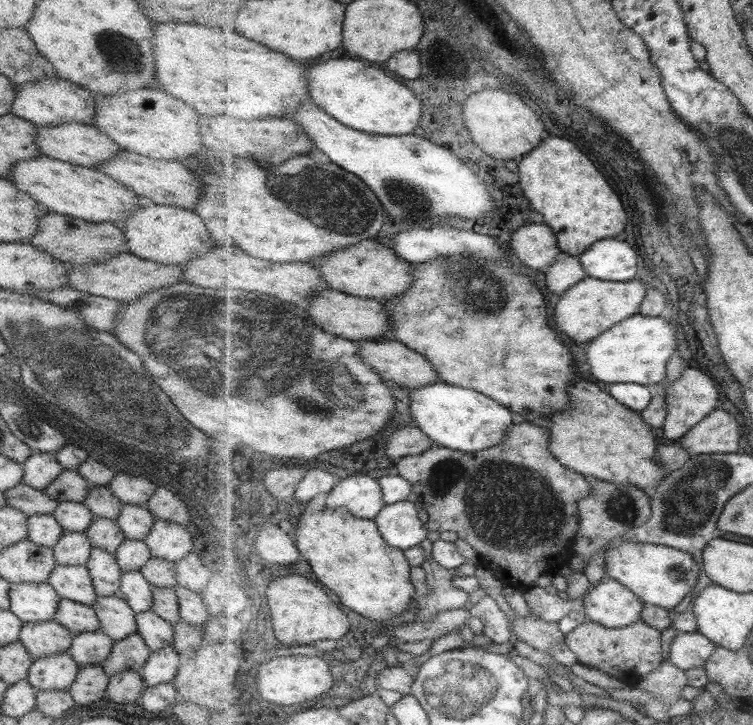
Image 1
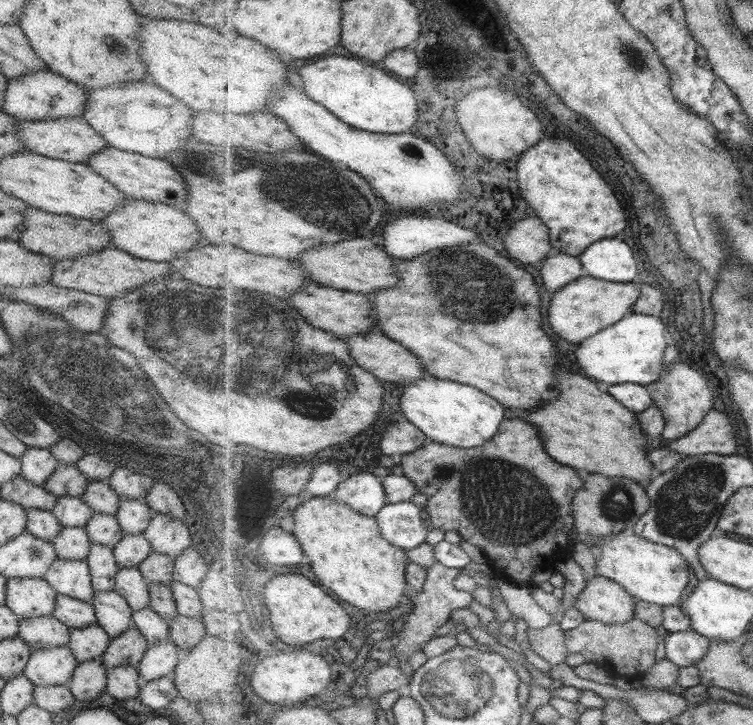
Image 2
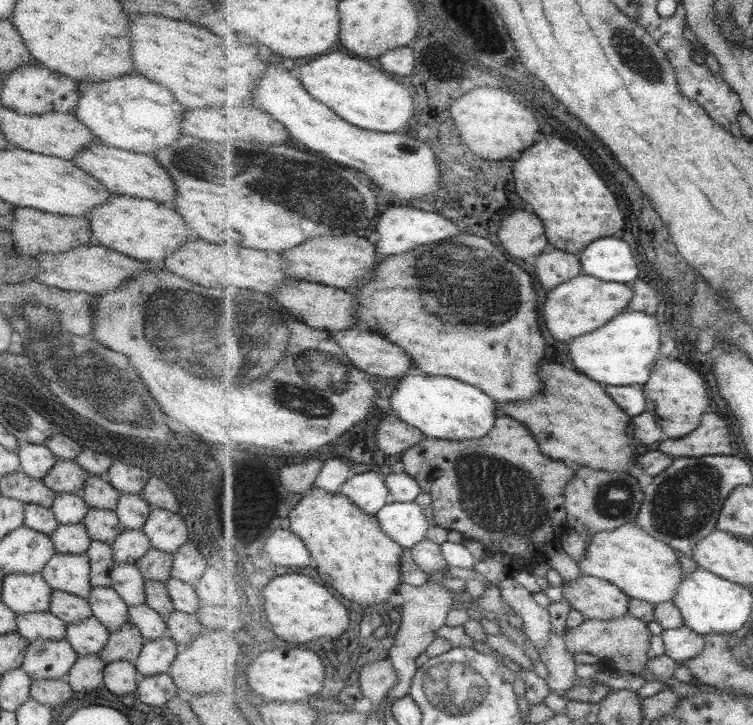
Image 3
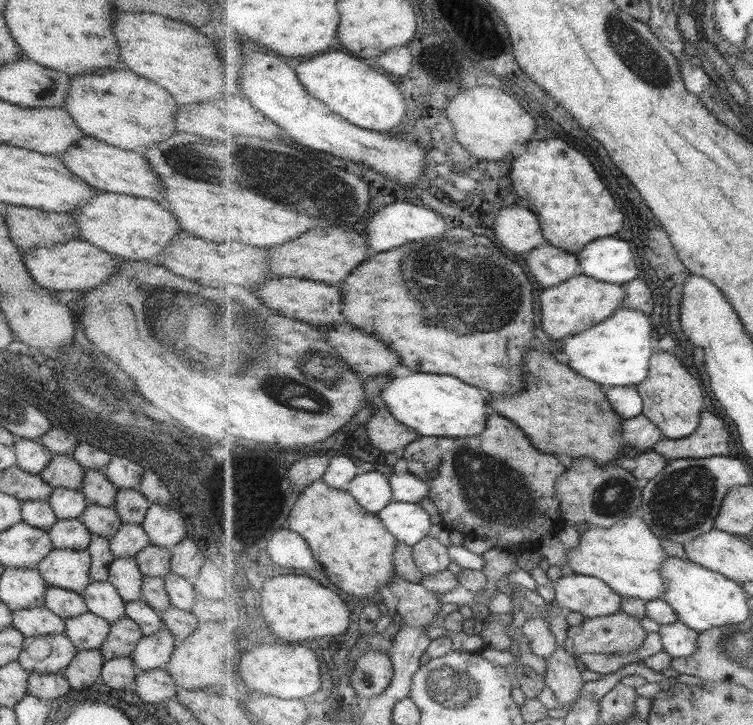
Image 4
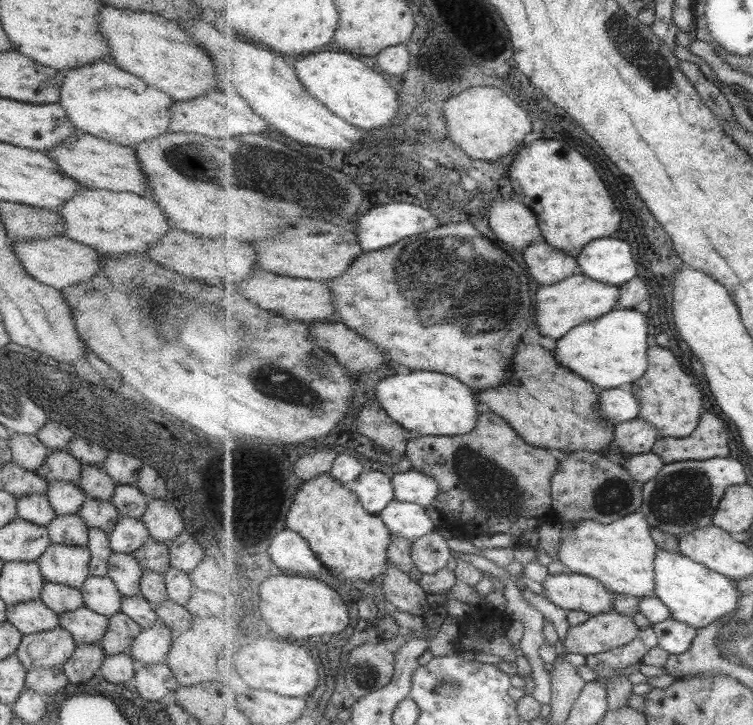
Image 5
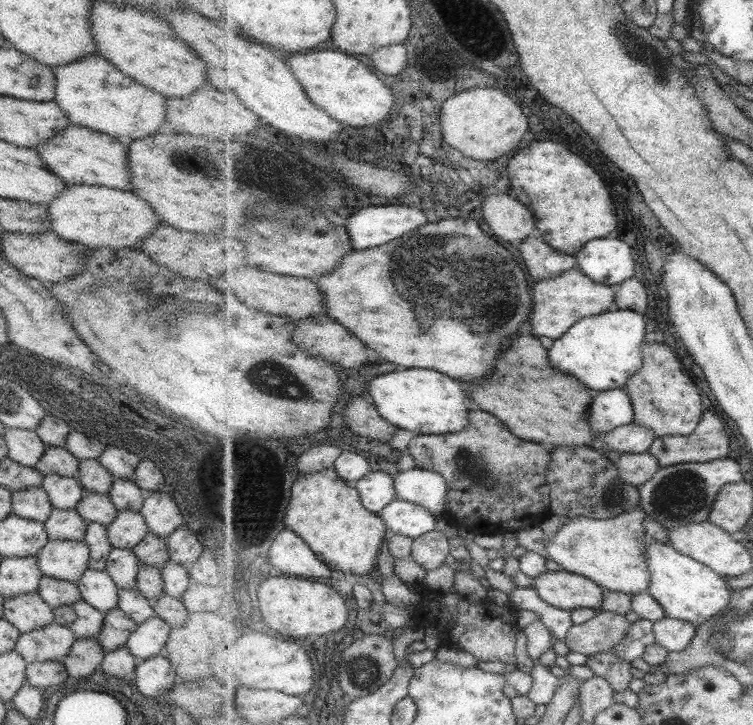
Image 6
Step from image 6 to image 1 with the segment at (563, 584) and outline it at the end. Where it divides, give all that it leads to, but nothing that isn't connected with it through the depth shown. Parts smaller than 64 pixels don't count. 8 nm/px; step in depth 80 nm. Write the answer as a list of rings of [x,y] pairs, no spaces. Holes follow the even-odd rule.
[[[605,576],[583,596],[589,621],[607,628],[626,628],[642,622],[644,602],[626,585]]]

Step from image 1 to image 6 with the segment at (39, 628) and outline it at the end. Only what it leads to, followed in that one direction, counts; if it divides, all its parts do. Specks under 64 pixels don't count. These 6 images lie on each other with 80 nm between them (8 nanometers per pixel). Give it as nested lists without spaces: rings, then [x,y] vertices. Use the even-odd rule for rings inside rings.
[[[31,593],[3,600],[2,617],[21,633],[53,623],[54,615],[53,609]]]

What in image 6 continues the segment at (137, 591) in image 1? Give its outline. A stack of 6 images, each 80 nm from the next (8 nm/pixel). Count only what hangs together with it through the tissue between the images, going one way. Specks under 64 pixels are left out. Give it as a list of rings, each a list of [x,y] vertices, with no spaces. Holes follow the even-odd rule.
[[[112,548],[106,558],[105,572],[117,589],[136,589],[135,578],[141,563],[126,548]]]

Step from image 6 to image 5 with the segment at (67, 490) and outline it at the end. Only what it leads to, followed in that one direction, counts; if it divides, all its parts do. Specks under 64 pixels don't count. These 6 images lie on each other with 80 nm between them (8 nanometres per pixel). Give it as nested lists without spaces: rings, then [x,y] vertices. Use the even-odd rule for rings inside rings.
[[[52,480],[44,495],[57,516],[75,514],[81,508],[85,496],[75,483]]]

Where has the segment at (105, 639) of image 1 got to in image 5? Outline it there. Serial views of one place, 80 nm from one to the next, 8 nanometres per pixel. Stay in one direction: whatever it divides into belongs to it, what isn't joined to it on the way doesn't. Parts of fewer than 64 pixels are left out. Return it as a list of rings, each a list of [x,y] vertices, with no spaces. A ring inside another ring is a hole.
[[[85,606],[59,613],[57,616],[59,627],[71,634],[76,646],[98,643],[107,630],[108,618],[92,612]]]

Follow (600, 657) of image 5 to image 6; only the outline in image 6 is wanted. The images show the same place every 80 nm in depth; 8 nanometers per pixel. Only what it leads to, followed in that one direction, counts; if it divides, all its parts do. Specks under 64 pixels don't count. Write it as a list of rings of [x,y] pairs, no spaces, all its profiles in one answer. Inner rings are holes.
[[[639,619],[632,624],[630,634],[615,647],[615,655],[629,663],[643,659],[648,646],[656,643],[654,623]]]

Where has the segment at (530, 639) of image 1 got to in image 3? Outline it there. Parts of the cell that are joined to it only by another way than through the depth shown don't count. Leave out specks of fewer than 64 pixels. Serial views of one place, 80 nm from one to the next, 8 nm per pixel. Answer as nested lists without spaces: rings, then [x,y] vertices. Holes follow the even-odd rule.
[[[552,632],[547,648],[543,648],[539,654],[549,672],[547,680],[555,696],[563,696],[566,690],[579,685],[579,677],[575,674],[575,655],[568,650],[563,635]]]

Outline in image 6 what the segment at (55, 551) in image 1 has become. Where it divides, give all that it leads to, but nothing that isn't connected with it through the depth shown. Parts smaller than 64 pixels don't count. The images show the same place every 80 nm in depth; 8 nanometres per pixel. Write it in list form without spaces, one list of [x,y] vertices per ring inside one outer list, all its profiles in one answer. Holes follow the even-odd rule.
[[[52,508],[43,524],[48,540],[84,540],[87,523],[75,509]]]

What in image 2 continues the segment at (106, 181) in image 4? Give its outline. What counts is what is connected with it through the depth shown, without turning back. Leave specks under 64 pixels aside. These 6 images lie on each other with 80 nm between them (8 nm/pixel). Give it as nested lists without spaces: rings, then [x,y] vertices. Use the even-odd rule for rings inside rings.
[[[106,146],[101,152],[91,155],[85,164],[131,199],[168,204],[178,209],[185,207],[188,195],[186,182],[176,168],[171,167],[171,164],[164,158],[149,158]]]

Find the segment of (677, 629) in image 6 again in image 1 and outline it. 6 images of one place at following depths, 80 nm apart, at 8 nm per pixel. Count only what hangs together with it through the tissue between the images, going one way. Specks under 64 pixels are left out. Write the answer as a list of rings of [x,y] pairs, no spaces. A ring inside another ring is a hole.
[[[679,632],[673,639],[668,661],[681,670],[701,668],[713,656],[714,643],[699,632]]]

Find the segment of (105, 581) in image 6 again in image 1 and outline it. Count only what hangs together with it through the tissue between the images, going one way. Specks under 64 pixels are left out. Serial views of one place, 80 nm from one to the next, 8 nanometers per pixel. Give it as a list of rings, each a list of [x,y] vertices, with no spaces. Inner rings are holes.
[[[119,595],[97,597],[91,608],[100,623],[100,631],[114,642],[124,640],[136,632],[135,613]]]

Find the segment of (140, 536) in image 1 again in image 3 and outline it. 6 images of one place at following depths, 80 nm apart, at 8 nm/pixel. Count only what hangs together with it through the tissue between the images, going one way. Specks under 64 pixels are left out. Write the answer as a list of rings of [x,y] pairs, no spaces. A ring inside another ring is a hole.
[[[121,492],[114,511],[124,529],[140,530],[151,512],[151,506],[141,495]]]

